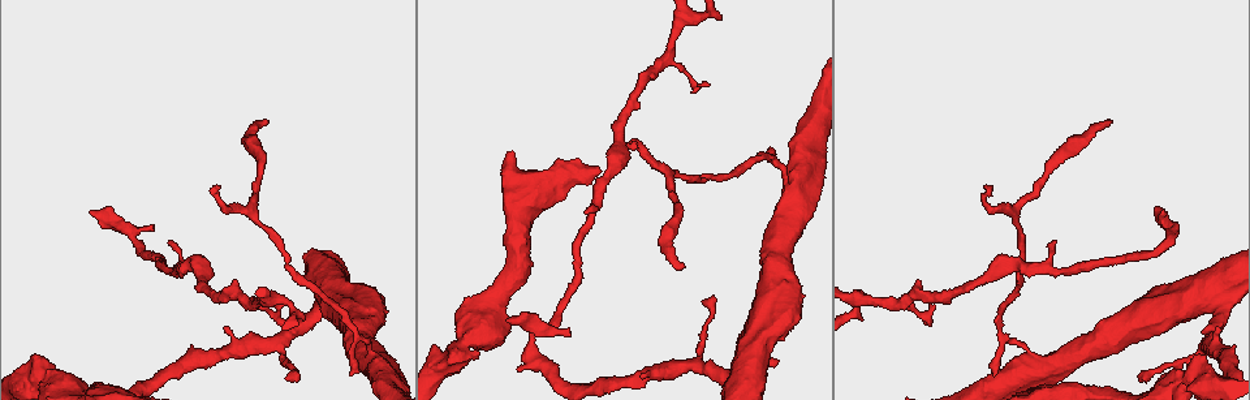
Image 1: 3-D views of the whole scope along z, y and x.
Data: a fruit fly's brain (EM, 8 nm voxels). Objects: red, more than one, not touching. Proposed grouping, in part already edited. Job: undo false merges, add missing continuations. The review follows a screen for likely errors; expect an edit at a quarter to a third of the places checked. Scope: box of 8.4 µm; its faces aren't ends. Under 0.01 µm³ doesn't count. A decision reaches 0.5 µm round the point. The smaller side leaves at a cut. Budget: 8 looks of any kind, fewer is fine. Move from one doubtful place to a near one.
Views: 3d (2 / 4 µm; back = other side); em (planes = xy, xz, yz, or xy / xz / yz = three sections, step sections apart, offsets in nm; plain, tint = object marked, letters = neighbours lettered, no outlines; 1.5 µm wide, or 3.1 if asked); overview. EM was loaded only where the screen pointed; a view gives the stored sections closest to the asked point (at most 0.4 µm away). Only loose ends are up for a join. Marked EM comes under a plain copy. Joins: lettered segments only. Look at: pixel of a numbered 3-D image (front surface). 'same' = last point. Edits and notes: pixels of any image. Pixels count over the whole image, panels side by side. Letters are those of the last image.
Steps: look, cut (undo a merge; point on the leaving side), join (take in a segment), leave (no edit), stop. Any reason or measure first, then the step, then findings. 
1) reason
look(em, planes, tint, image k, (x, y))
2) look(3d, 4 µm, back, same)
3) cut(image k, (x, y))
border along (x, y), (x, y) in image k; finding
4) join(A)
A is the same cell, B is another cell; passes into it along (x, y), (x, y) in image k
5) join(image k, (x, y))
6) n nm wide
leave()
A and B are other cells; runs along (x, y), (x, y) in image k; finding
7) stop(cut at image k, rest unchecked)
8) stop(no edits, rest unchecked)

thin end
look(3d, 4 µm, image 1, (150, 224))

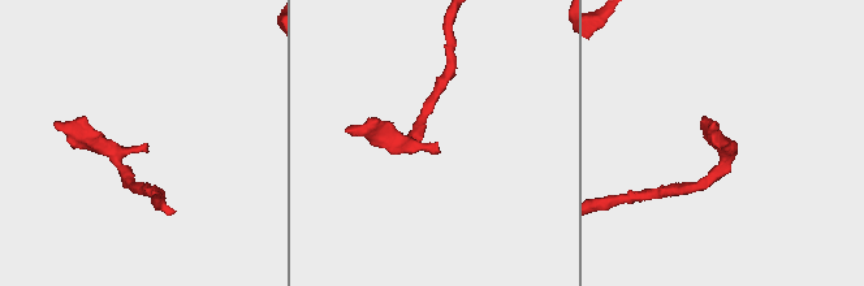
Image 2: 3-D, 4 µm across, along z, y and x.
arms of 170, 240 nm; need the tissue
look(em, xy, step 4, letters, image 2, (439, 152))

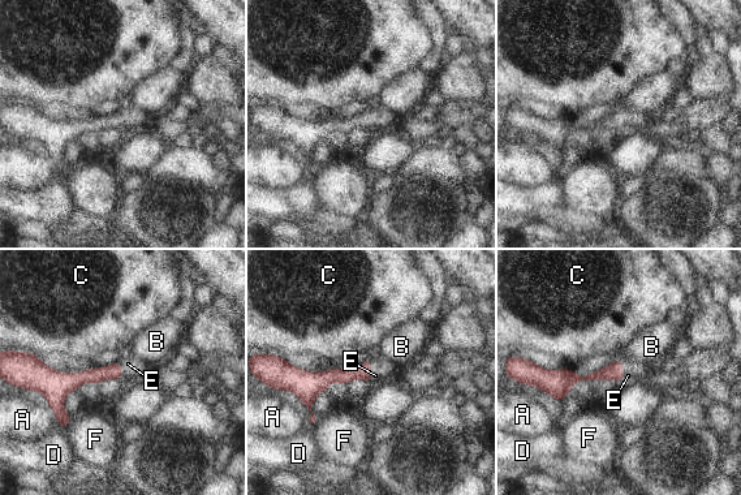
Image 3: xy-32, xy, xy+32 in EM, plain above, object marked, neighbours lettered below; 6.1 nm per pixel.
look(em, planes, letters, same)

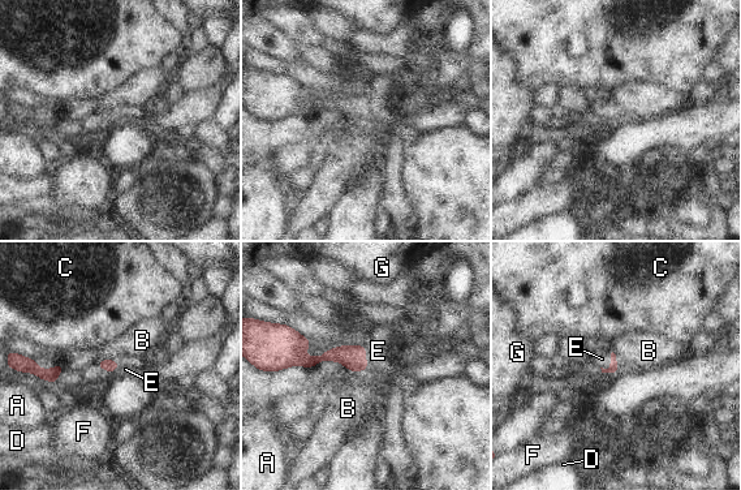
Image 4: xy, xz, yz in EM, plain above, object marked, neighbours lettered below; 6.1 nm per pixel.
E touches over 130 nm
join(E)
E is the same cell, A, B, C, D, F and G are other cells; passes into it along (614, 361), (610, 362), (602, 359) in image 4; it goes on there

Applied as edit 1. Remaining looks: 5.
look(overview)

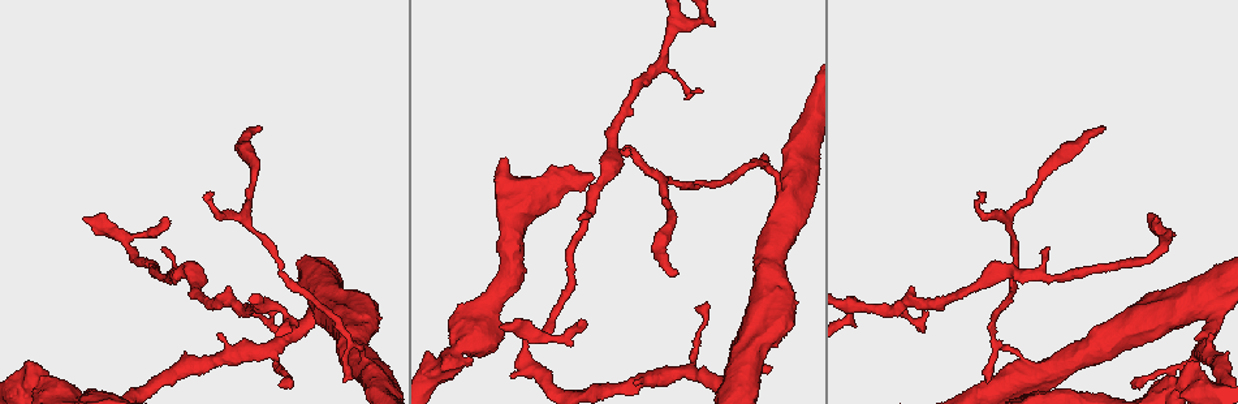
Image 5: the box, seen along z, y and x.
thin neck
look(3d, 2 µm, image 5, (700, 328))

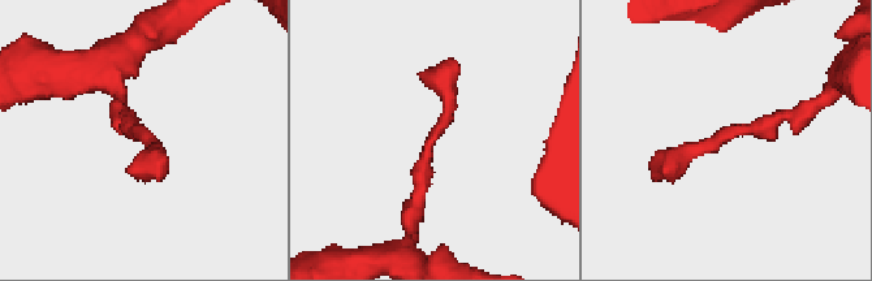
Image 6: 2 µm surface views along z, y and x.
now the EM
look(em, xy, step 4, letters, image 6, (432, 136))

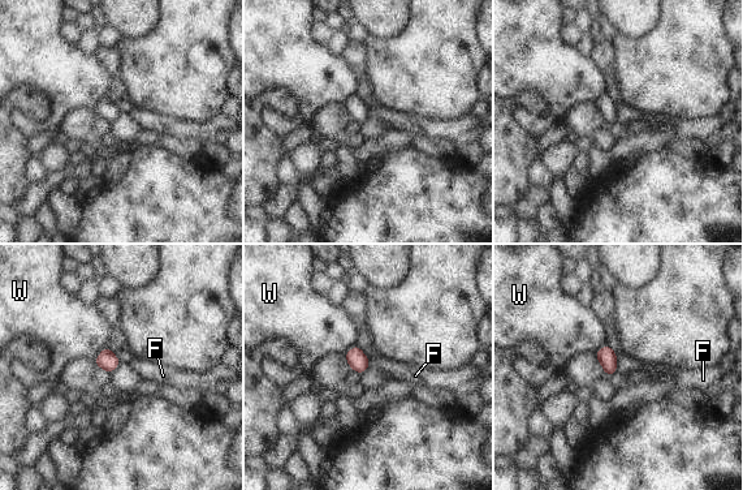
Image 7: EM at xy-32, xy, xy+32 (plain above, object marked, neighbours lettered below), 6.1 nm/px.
leave()
F and W are other cells; border along (108, 345), (93, 361) in image 7; all the same neuron

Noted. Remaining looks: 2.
stop(join at image 4, rest unchecked)

